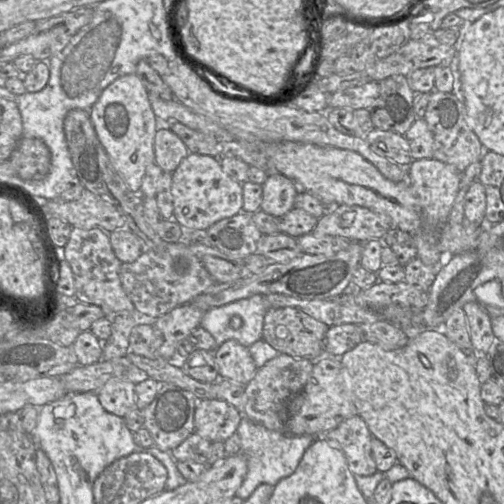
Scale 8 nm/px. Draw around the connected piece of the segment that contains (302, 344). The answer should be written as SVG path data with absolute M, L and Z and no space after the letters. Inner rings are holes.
M284 307L269 309L264 316L262 339L279 353L312 362L324 353L324 336L328 327L300 309Z

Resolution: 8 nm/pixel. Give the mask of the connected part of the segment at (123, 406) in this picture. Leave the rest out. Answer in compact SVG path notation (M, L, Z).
M110 379L96 394L106 411L121 418L136 408L134 384L129 380Z

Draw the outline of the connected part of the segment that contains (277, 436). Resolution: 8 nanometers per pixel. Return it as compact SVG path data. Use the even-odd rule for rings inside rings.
M243 417L236 433L240 437L240 453L247 462L247 472L235 493L242 500L247 499L261 484L276 485L281 479L291 475L297 468L305 450L317 439L327 439L325 435L292 435L269 430Z

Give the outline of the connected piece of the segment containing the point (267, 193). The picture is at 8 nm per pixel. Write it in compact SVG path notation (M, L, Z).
M268 174L262 184L263 196L260 210L281 218L295 207L295 198L301 189L293 180L280 174Z

